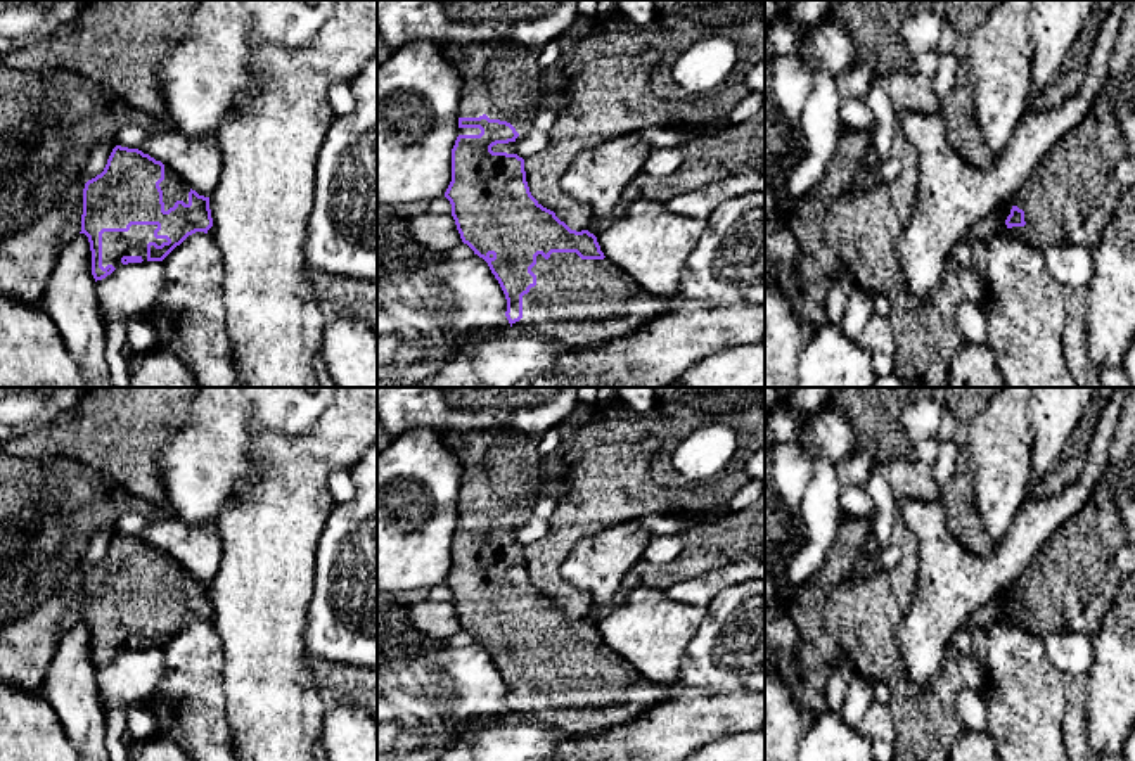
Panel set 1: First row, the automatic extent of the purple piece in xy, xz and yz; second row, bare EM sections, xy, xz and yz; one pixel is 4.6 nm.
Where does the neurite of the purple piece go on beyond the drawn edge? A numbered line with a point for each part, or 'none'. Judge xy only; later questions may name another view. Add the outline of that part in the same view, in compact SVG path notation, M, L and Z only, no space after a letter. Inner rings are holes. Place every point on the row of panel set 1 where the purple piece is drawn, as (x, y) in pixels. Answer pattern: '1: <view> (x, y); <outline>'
1: xy (134, 243); M131 225L128 232L104 232L102 233L102 266L121 266L123 256L140 256L147 261L147 244L161 246L166 239L156 239L157 225Z

